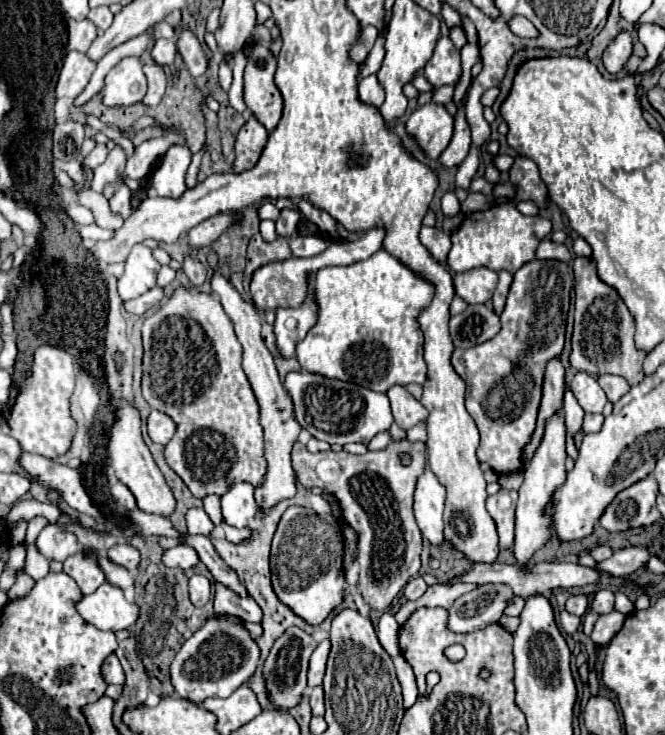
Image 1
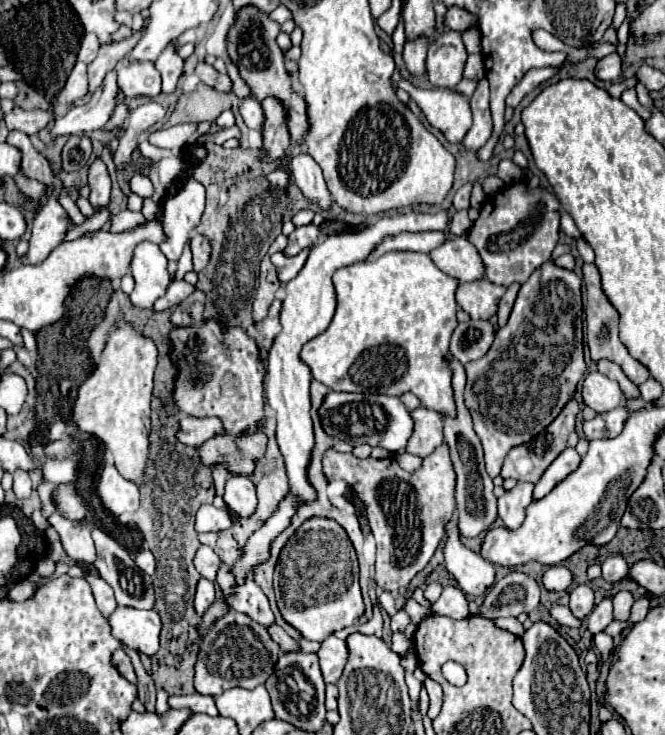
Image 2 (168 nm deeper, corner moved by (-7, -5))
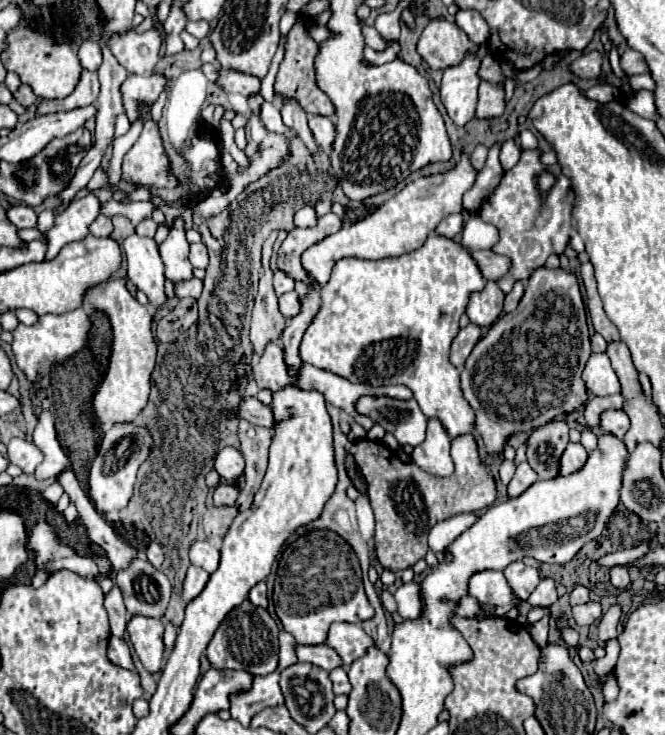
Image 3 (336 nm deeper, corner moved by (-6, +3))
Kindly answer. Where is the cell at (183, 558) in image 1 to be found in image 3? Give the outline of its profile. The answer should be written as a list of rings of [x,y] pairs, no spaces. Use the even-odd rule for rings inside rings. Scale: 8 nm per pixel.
[[[207,540],[205,542],[195,542],[189,548],[189,558],[191,558],[191,564],[201,566],[209,574],[215,572],[217,566],[219,566],[219,550]]]

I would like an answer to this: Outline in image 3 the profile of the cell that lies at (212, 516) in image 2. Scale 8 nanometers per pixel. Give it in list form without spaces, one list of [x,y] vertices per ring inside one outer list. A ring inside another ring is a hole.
[[[219,482],[215,488],[215,504],[217,506],[231,506],[235,504],[235,498],[239,496],[239,484],[237,482]]]

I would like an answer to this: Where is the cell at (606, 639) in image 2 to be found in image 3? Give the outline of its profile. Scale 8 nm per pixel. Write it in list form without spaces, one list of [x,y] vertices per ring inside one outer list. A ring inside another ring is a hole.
[[[609,674],[605,686],[603,686],[603,696],[605,696],[605,702],[611,702],[615,700],[615,696],[619,694],[619,688],[617,688],[617,680],[613,674]]]

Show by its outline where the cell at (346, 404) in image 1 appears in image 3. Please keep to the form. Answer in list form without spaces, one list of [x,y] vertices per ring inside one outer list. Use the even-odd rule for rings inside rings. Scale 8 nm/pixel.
[[[363,396],[357,402],[357,410],[383,424],[383,428],[397,438],[401,448],[407,444],[417,446],[425,440],[427,418],[423,416],[419,404],[415,404],[415,400],[403,402],[393,398]]]

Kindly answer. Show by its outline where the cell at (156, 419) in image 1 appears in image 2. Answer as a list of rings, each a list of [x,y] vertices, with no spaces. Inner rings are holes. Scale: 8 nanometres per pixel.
[[[182,416],[180,424],[176,428],[176,440],[180,444],[196,446],[212,438],[214,434],[222,432],[222,424],[218,418],[194,418],[194,416]]]

